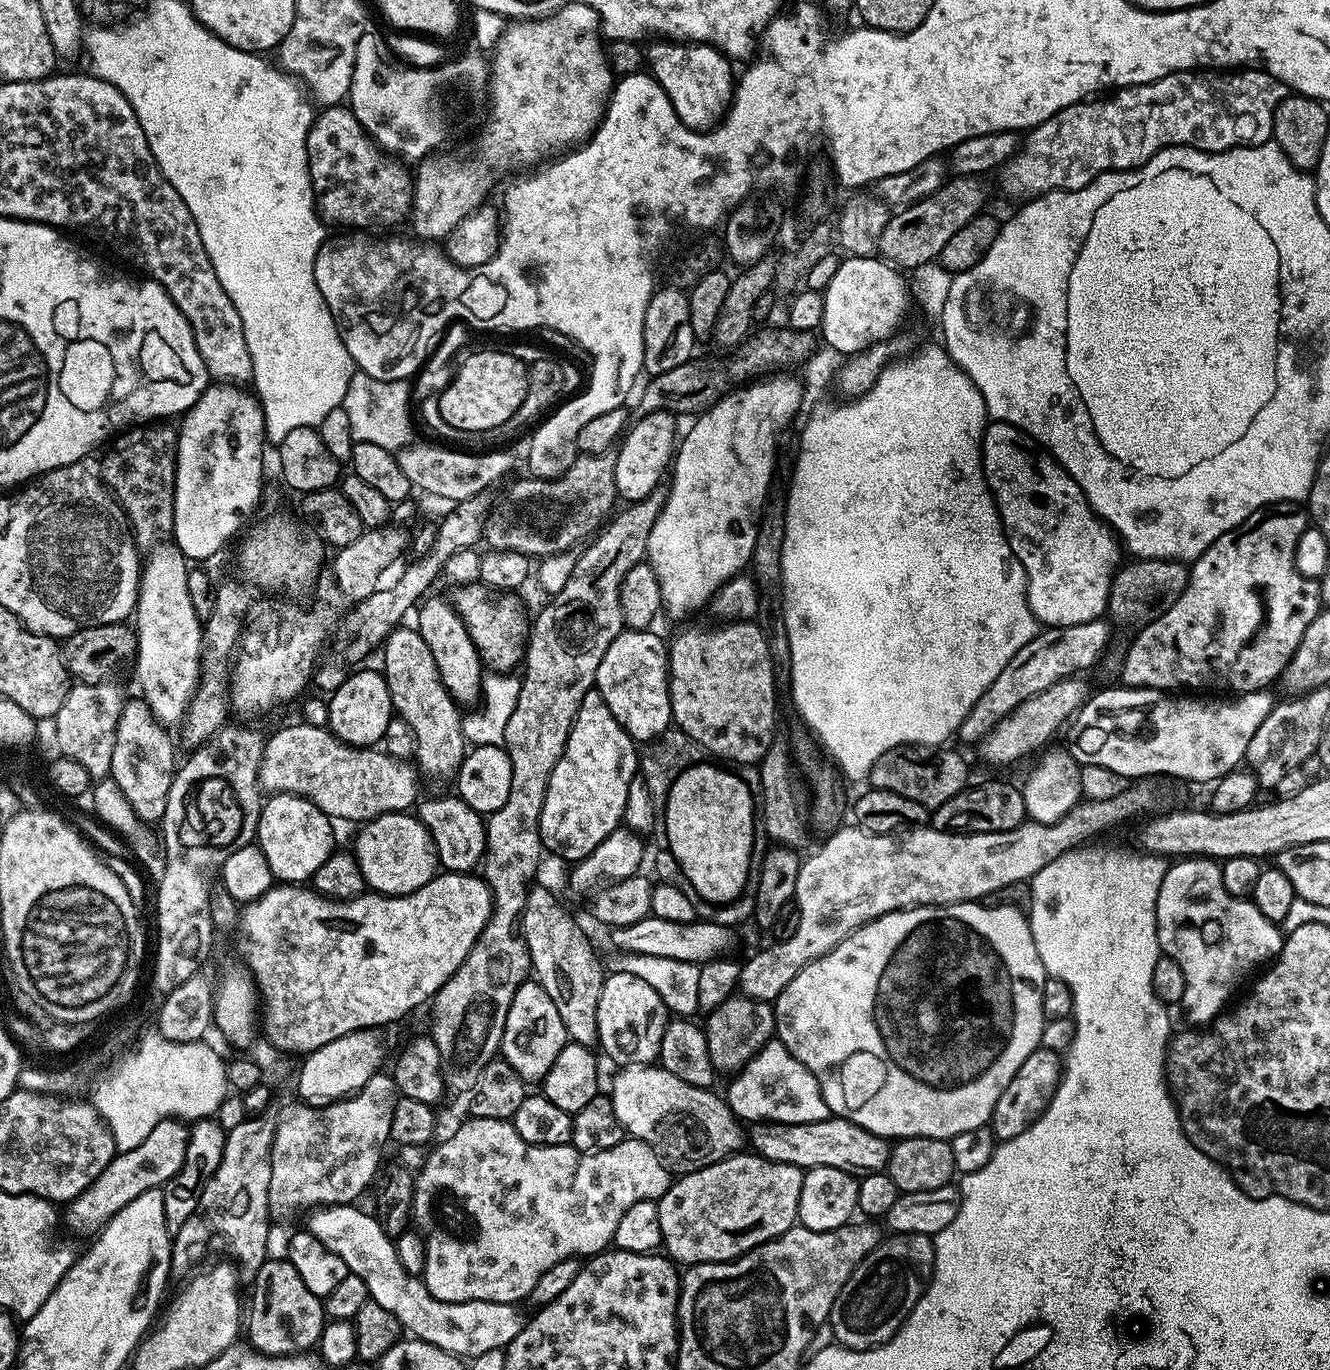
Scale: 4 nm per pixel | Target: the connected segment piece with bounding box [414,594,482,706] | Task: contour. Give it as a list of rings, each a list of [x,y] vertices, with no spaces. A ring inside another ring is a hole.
[[[429,595],[420,601],[414,612],[414,617],[416,616],[414,627],[419,632],[422,642],[430,646],[430,654],[434,654],[434,666],[438,666],[440,680],[446,686],[448,693],[461,705],[464,703],[470,706],[480,696],[482,661],[455,607],[449,601],[447,604],[442,597],[436,595]]]

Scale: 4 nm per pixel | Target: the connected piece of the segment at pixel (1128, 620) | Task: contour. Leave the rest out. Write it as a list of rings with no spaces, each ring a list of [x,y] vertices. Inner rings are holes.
[[[1139,558],[1131,561],[1119,569],[1113,575],[1112,585],[1108,591],[1107,611],[1112,612],[1113,621],[1121,620],[1124,624],[1136,624],[1147,621],[1153,614],[1165,612],[1186,590],[1188,585],[1188,573],[1190,571],[1187,563],[1178,560],[1142,560]]]

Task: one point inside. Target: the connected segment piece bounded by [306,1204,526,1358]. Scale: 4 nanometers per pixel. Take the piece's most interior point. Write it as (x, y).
(470, 1329)

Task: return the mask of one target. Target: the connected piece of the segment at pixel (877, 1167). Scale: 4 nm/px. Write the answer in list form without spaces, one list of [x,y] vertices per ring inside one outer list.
[[[829,1118],[822,1122],[805,1124],[769,1124],[756,1122],[747,1129],[746,1140],[752,1143],[751,1151],[770,1162],[784,1162],[800,1169],[834,1166],[853,1174],[879,1172],[888,1163],[890,1144],[885,1137],[870,1134],[849,1120]]]

